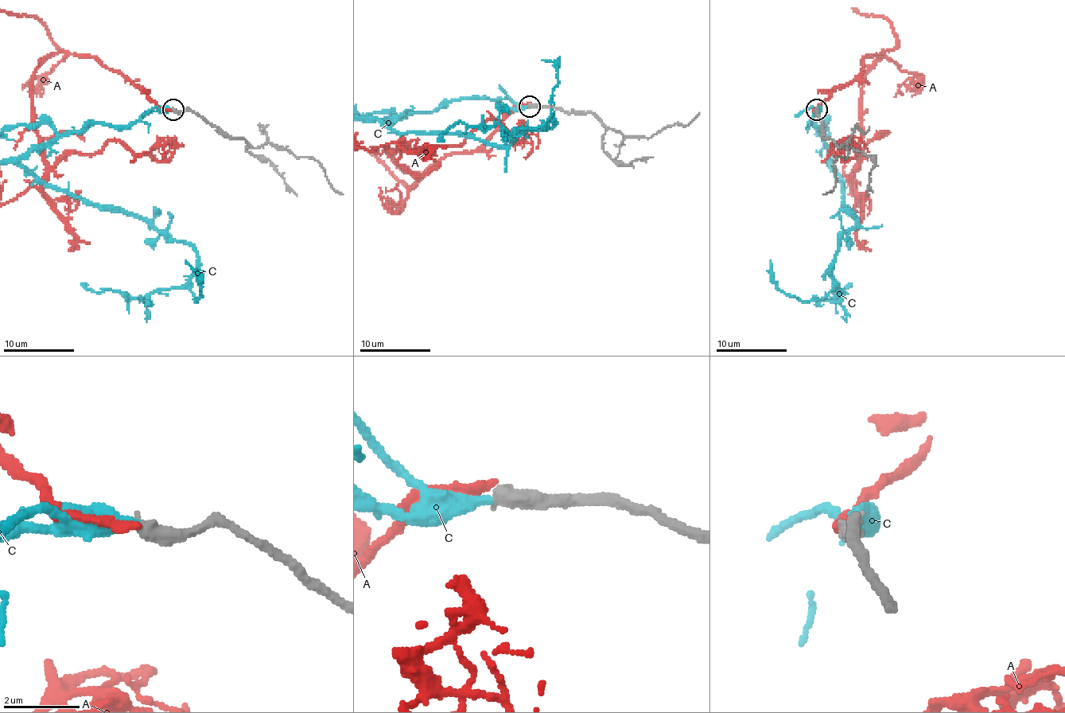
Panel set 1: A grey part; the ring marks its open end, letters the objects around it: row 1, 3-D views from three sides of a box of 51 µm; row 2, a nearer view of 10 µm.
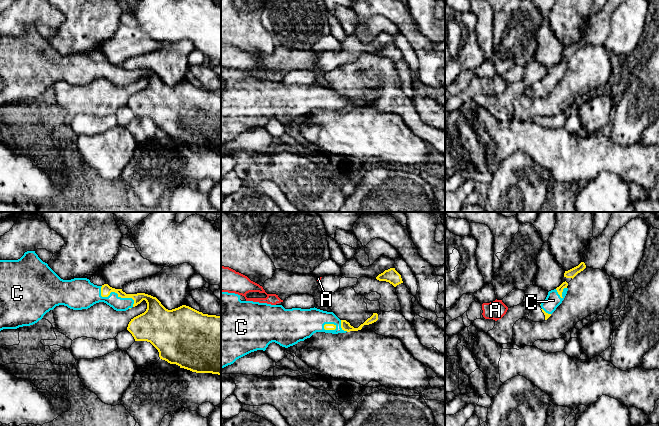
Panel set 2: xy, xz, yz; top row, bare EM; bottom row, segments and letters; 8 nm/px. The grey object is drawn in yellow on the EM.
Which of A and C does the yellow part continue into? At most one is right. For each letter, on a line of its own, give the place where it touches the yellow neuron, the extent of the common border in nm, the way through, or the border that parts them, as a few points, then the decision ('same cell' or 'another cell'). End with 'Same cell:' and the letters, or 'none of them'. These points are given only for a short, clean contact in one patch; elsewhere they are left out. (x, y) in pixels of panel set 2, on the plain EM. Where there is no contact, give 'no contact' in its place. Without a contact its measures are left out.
A: no contact; another cell
C: contact xy (116, 68); length 320 nm; same cell
Same cell: C

